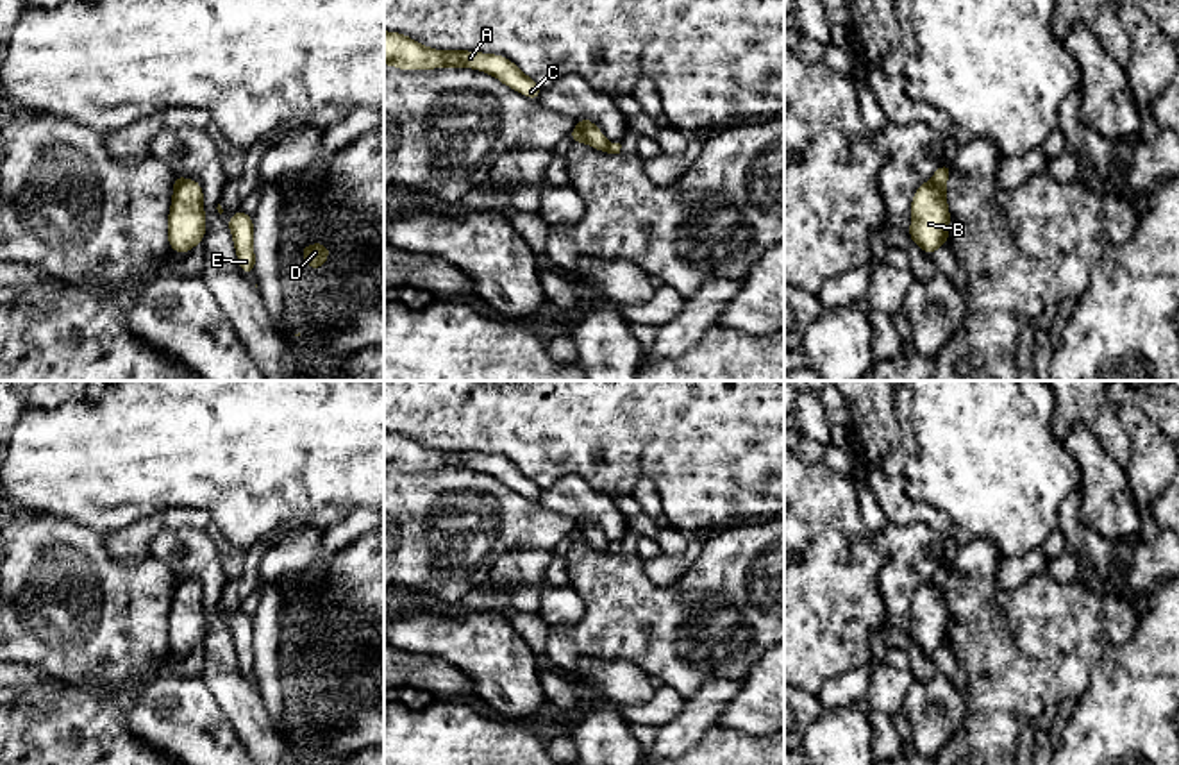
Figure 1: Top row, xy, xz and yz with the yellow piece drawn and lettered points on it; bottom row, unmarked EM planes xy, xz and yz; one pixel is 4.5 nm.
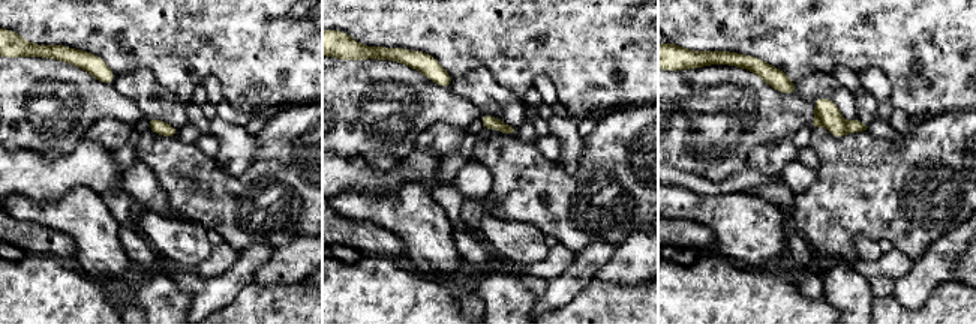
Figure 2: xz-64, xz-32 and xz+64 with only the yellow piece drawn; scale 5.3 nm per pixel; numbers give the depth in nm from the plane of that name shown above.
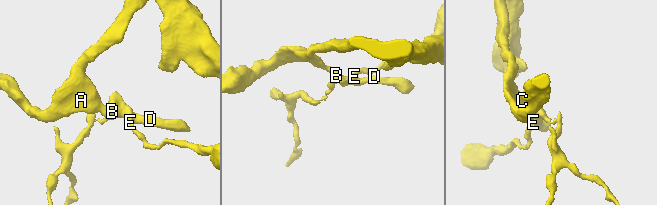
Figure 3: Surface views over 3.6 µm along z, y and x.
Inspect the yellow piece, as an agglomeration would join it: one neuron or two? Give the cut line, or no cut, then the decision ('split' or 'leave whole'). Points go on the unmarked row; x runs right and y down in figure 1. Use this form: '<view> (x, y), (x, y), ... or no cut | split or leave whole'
yz (931, 580), (944, 590) | split

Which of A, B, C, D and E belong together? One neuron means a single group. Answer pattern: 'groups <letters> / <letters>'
groups A B C D / E

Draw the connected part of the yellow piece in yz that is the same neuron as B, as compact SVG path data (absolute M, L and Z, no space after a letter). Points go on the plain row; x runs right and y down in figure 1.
M932 581L920 584L911 601L911 643L924 654L932 656L941 645L949 643L950 611L945 590Z

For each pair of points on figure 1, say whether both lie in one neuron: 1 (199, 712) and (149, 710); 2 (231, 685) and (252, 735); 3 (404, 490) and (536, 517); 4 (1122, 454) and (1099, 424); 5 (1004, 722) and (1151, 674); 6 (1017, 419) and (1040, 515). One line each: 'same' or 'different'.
1: same
2: same
3: same
4: same
5: different
6: same

